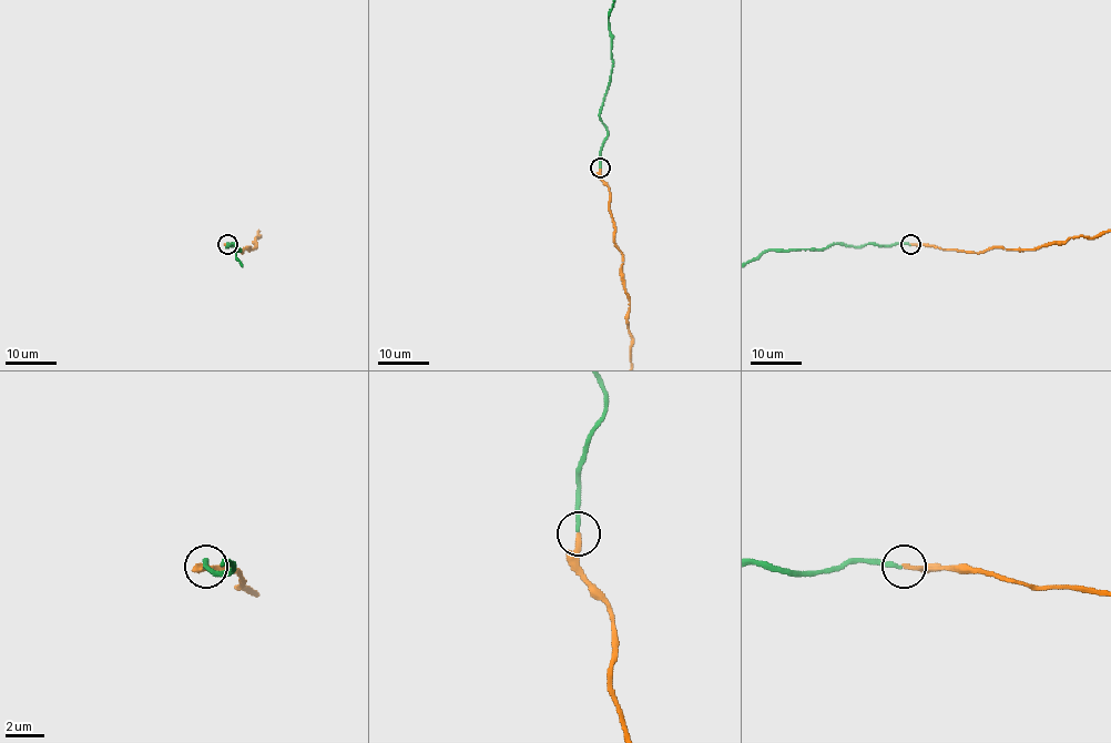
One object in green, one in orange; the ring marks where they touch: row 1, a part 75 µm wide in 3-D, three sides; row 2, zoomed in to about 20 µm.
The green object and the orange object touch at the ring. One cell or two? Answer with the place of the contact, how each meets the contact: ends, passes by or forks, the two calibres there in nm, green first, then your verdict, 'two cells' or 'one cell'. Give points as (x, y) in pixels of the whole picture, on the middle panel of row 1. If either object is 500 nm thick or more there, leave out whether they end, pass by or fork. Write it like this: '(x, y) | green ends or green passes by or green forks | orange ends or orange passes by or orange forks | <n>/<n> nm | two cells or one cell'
(600, 168) | green ends | orange ends | 190/240 nm | one cell

